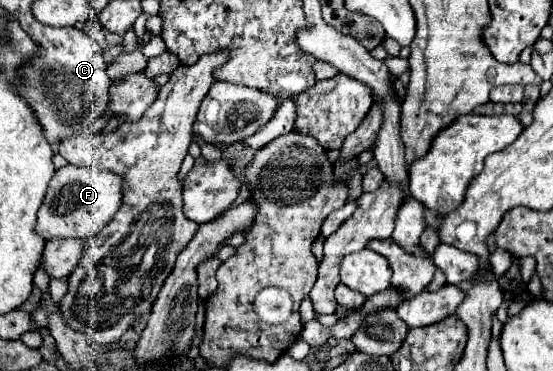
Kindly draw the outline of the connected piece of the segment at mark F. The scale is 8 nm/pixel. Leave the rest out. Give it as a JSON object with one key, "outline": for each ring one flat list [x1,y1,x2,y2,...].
{"outline":[[67,165,59,169,49,183,43,207,37,213,37,233,41,233,45,239,89,239,93,237,93,233,99,233,119,211,123,191,123,177,119,177,117,173,109,173,109,169,85,169]]}

